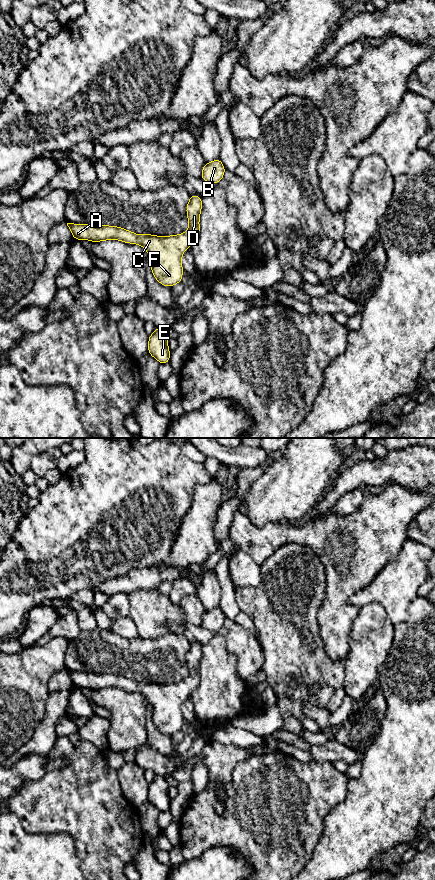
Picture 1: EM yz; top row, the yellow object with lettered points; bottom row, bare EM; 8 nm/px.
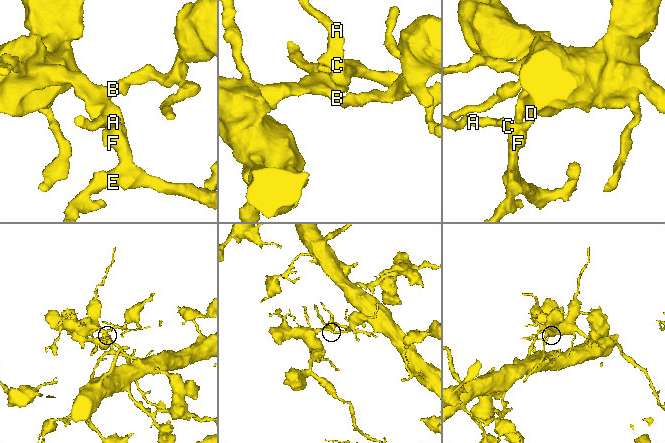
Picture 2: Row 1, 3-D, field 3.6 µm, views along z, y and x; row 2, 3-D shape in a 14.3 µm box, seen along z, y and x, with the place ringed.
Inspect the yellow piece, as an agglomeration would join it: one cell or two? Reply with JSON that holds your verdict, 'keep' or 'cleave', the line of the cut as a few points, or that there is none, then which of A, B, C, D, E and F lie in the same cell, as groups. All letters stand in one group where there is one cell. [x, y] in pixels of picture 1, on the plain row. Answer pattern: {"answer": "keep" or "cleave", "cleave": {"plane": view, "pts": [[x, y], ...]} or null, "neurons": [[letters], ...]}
{"answer": "keep", "cleave": null, "neurons": [["A", "B", "C", "D", "E", "F"]]}

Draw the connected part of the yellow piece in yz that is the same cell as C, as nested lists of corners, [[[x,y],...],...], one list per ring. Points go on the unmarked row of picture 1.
[[[190,643],[186,654],[189,676],[185,681],[169,684],[153,682],[138,683],[118,674],[67,671],[75,688],[89,688],[92,691],[118,688],[128,692],[138,692],[149,702],[151,720],[154,726],[165,735],[182,730],[182,704],[200,682],[200,662],[202,645]]]

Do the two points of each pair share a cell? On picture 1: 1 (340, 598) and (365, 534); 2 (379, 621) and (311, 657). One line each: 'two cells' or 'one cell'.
1: one cell
2: two cells

